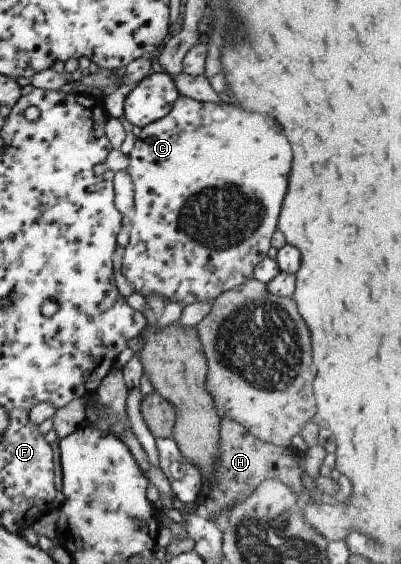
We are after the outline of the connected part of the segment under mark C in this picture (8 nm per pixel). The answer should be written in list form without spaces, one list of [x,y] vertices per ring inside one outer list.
[[[179,95],[167,115],[141,128],[135,139],[133,149],[129,151],[126,157],[127,168],[125,171],[133,185],[134,205],[132,213],[125,223],[126,230],[124,232],[129,241],[124,246],[125,251],[123,251],[123,257],[121,257],[121,274],[123,274],[127,283],[131,285],[133,292],[141,294],[143,298],[153,293],[162,297],[167,303],[181,303],[181,306],[184,307],[193,303],[212,301],[226,290],[236,286],[240,287],[241,283],[249,281],[253,269],[267,256],[270,239],[277,228],[279,207],[281,207],[281,201],[283,201],[283,195],[285,195],[285,189],[287,189],[291,149],[289,149],[289,143],[287,143],[281,127],[267,115],[249,113],[249,111],[243,111],[239,107],[226,105],[223,102],[219,104],[197,102]]]

